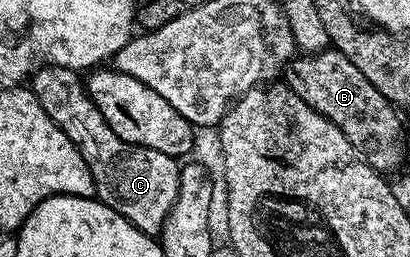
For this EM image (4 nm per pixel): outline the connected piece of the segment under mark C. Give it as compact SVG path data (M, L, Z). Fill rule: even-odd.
M45 64L34 70L28 81L29 88L36 95L40 107L72 139L80 151L88 171L92 171L94 191L97 200L103 201L112 211L124 215L140 231L154 235L161 230L172 207L178 202L182 182L179 162L161 151L152 151L132 143L124 143L108 127L104 115L86 93L86 87L79 70L60 65Z

